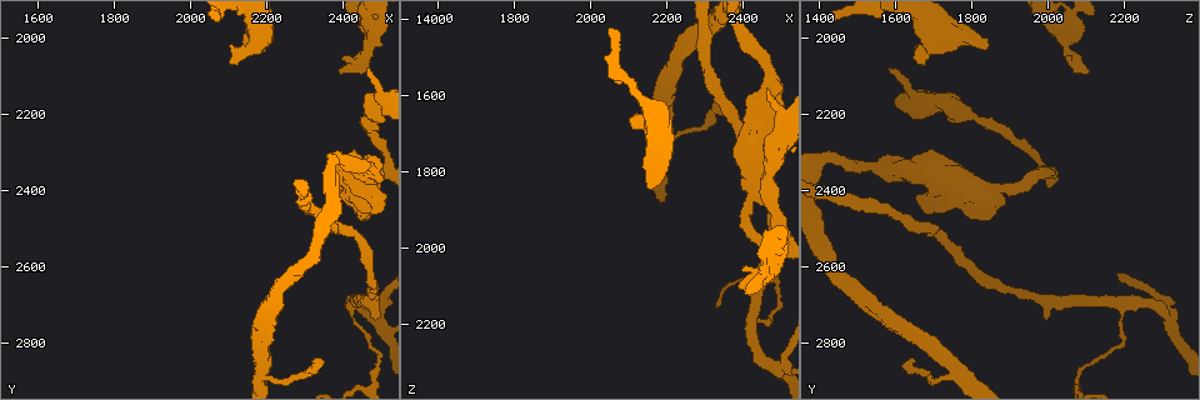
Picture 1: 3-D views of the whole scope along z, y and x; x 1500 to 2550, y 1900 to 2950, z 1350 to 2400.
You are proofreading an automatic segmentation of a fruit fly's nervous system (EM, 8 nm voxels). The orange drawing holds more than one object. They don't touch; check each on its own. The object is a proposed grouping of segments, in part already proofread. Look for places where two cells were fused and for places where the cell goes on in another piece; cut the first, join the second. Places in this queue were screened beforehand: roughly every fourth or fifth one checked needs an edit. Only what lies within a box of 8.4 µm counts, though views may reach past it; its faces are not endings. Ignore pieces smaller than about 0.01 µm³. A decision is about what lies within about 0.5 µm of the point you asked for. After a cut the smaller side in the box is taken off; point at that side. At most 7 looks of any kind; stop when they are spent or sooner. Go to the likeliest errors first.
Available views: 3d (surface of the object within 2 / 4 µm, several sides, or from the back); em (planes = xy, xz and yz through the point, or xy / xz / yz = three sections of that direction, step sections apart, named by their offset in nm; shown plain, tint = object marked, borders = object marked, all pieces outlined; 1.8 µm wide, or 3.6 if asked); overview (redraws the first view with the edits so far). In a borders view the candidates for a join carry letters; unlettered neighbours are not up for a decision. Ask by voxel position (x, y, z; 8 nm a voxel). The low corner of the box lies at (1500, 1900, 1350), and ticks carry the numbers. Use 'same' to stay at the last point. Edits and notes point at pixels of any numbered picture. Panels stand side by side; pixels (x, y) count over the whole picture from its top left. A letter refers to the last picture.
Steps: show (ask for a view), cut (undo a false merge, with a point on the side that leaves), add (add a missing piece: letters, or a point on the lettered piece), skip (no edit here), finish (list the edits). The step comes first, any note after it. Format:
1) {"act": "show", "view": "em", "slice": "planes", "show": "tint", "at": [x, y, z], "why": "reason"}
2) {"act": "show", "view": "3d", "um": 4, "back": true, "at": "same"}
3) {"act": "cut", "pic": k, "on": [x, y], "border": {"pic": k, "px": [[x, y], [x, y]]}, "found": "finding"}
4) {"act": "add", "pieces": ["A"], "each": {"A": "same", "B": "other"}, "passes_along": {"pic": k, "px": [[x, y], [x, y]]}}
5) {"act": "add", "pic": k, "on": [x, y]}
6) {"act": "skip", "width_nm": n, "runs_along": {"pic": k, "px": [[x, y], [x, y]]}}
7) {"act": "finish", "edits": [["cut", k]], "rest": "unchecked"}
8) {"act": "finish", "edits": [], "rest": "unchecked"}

{"act": "show", "view": "3d", "um": 2, "back": true, "at": [2460, 2080, 1585], "why": "an open end"}

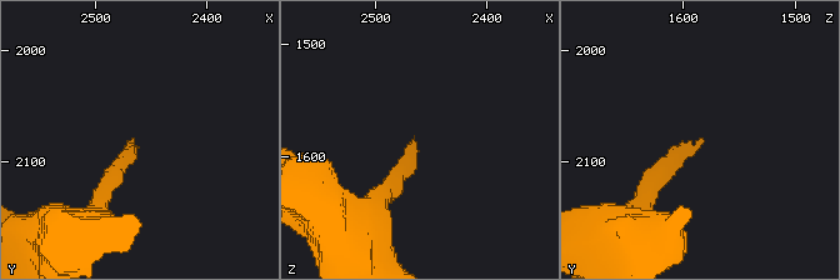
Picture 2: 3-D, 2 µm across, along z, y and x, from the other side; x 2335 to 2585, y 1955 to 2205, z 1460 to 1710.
{"act": "show", "view": "em", "slice": "xy", "step": 8, "show": "tint", "at": [2464, 2084, 1588], "why": "need the tissue"}

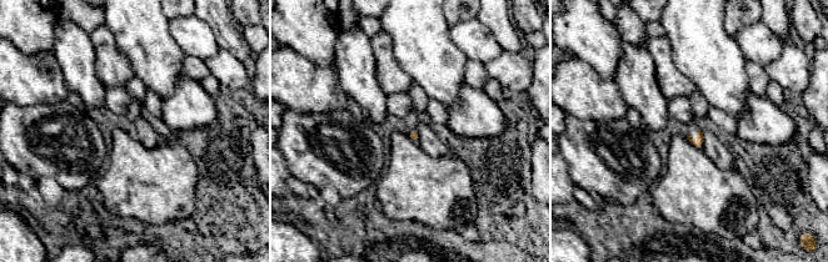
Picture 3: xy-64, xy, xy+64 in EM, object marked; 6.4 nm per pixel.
{"act": "show", "view": "em", "slice": "xz", "step": 16, "show": "borders", "at": "same", "why": "cut it another way"}

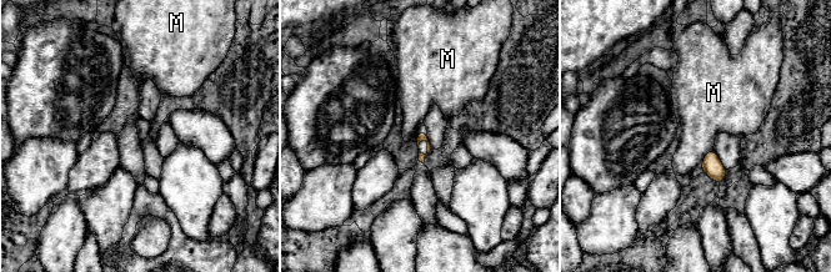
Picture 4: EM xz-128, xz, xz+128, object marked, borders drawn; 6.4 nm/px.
{"act": "skip", "each": {"M": "other"}, "border": {"pic": 4, "px": [[712, 150], [704, 157], [702, 172]]}, "found": "none of them fits"}

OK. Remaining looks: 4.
{"act": "show", "view": "em", "um": 3.6, "slice": "xy", "step": 4, "show": "borders", "at": [2390, 2085, 2105], "why": "branch stops here"}

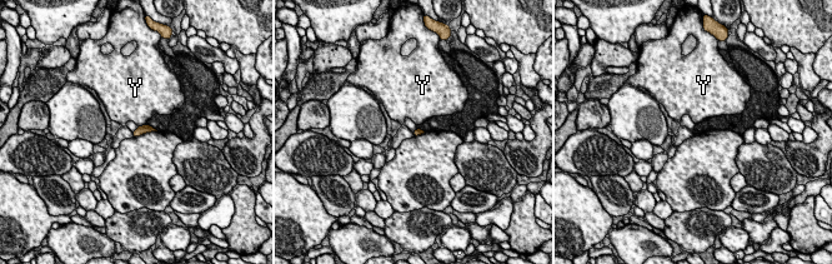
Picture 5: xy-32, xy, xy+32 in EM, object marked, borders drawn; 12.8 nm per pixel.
{"act": "skip", "each": {"Y": "other"}, "border": {"pic": 5, "px": [[144, 124], [139, 126]]}, "found": "none of them fits"}

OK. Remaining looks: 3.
{"act": "show", "view": "3d", "um": 2, "at": [2120, 2065, 1660], "why": "branch stops here"}

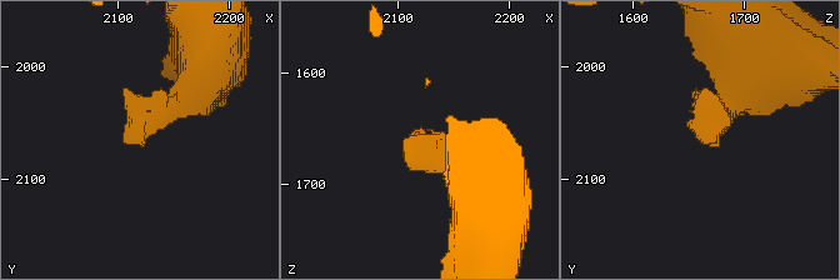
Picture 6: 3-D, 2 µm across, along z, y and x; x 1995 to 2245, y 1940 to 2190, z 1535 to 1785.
{"act": "show", "view": "em", "slice": "xy", "step": 16, "show": "borders", "at": [2114, 2064, 1660]}

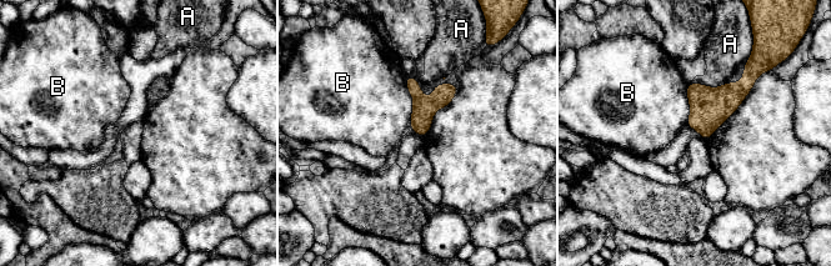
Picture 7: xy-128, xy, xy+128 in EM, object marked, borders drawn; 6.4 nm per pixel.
{"act": "skip", "each": {"A": "other", "B": "other"}, "border": {"pic": 7, "px": [[405, 78], [413, 98], [410, 128]]}, "found": "no lettered piece goes on from it"}

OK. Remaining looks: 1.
{"act": "finish", "edits": [], "rest": "unchecked"}

